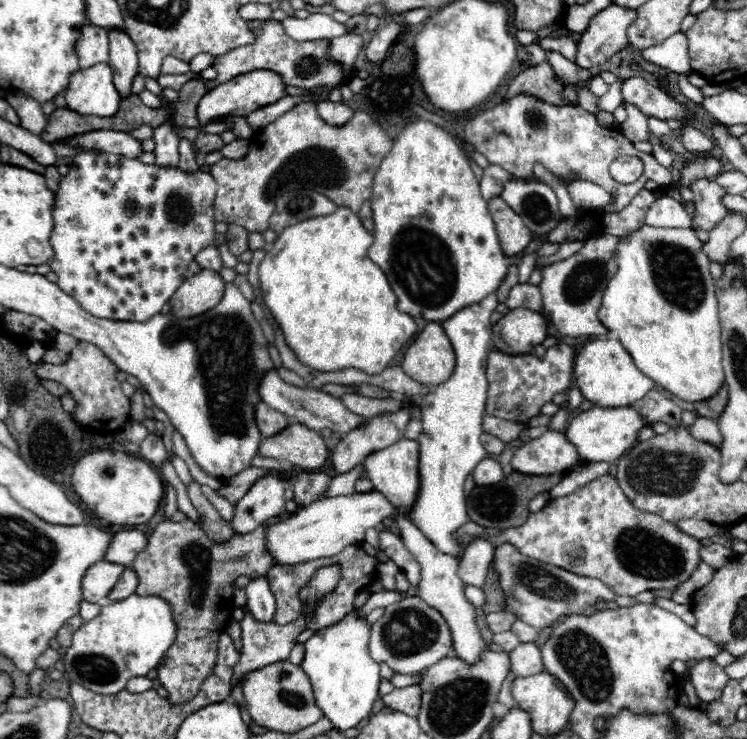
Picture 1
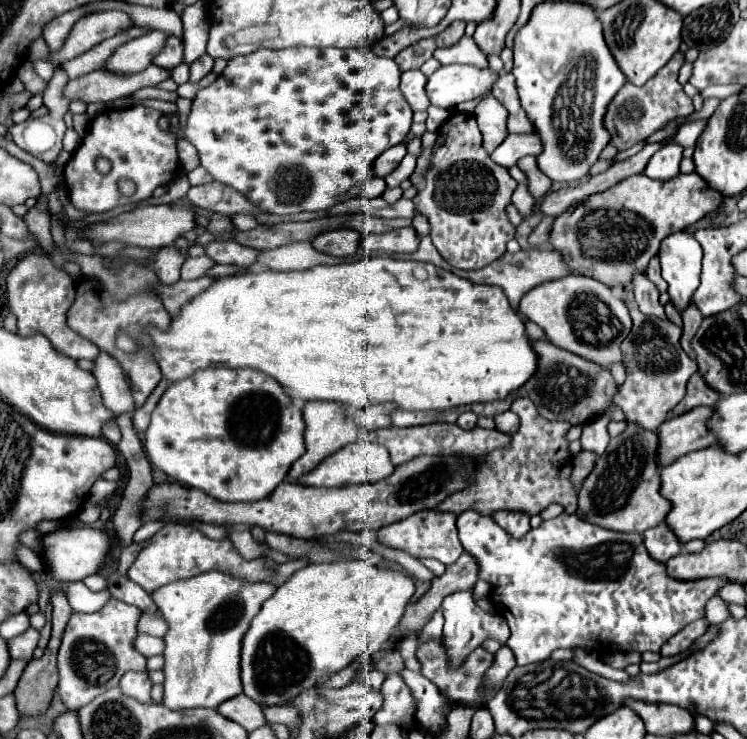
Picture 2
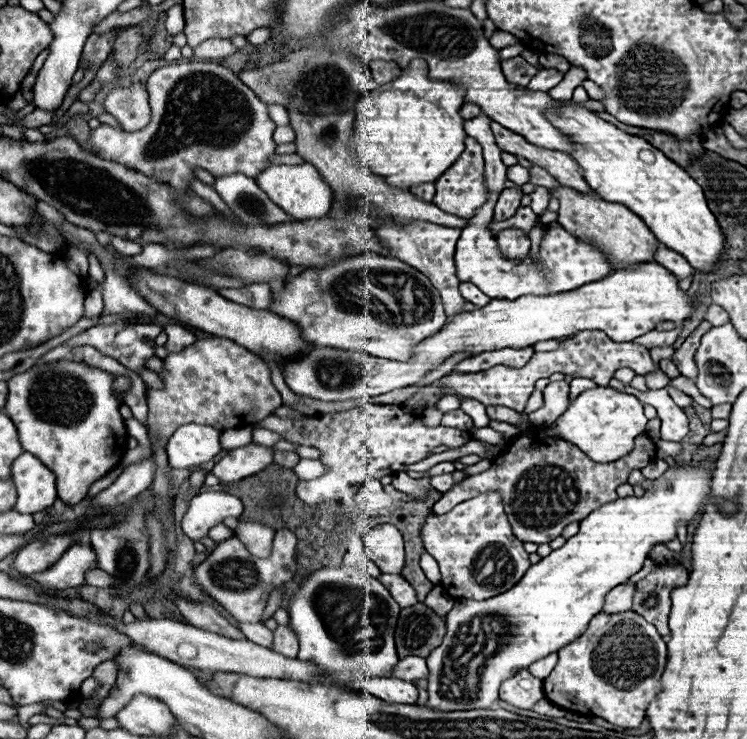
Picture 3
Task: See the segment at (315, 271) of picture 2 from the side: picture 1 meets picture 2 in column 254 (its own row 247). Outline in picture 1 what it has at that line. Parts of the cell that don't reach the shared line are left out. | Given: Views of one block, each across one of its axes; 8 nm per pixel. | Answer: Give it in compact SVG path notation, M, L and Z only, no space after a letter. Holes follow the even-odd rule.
M346 206L280 232L260 264L264 302L276 318L288 346L306 366L332 372L358 368L380 374L416 334L410 314L398 310L398 298L386 274L368 258L372 234Z

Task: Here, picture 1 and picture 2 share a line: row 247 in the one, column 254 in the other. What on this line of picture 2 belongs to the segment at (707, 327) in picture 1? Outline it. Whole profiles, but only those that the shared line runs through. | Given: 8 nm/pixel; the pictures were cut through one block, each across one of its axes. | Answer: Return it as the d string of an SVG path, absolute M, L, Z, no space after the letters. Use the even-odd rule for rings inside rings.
M340 560L300 568L264 602L242 640L244 694L254 702L266 702L266 706L284 704L302 690L316 686L316 680L324 674L340 672L360 656L372 656L394 634L414 592L414 578L406 572L378 568L364 560Z

